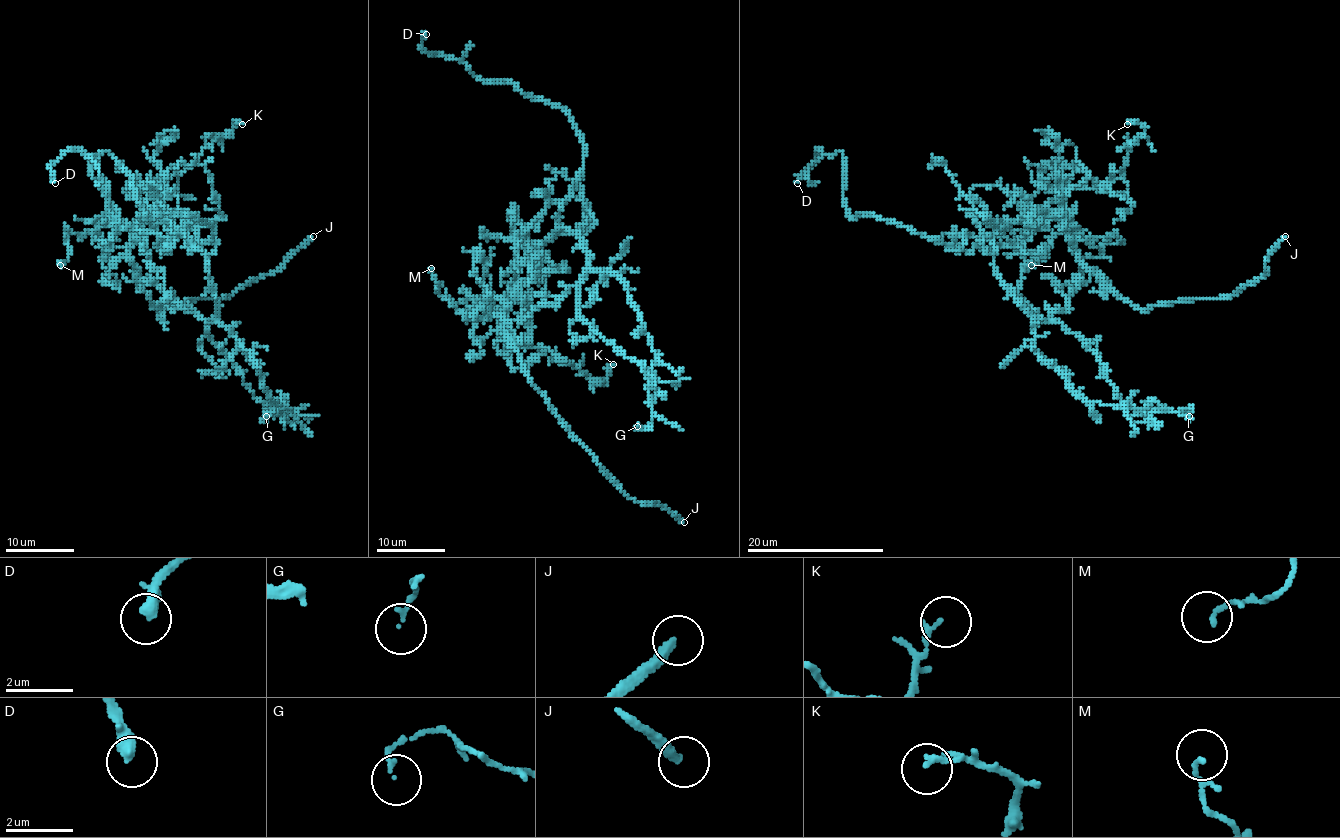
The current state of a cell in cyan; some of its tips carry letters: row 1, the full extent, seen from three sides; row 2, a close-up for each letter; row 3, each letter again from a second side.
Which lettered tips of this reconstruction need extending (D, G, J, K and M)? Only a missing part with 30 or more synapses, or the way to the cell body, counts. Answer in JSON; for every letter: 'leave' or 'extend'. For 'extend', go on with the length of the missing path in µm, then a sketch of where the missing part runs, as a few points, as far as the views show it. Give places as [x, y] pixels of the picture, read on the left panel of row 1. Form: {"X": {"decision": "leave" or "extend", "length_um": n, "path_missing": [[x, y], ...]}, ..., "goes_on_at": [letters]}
{"D": {"decision": "extend", "length_um": 40, "path_missing": [[55, 183], [41, 270], [35, 277], [17, 268], [4, 250]]}, "G": {"decision": "leave"}, "J": {"decision": "extend", "length_um": 90}, "K": {"decision": "leave"}, "M": {"decision": "leave"}, "goes_on_at": ["D", "J"]}

